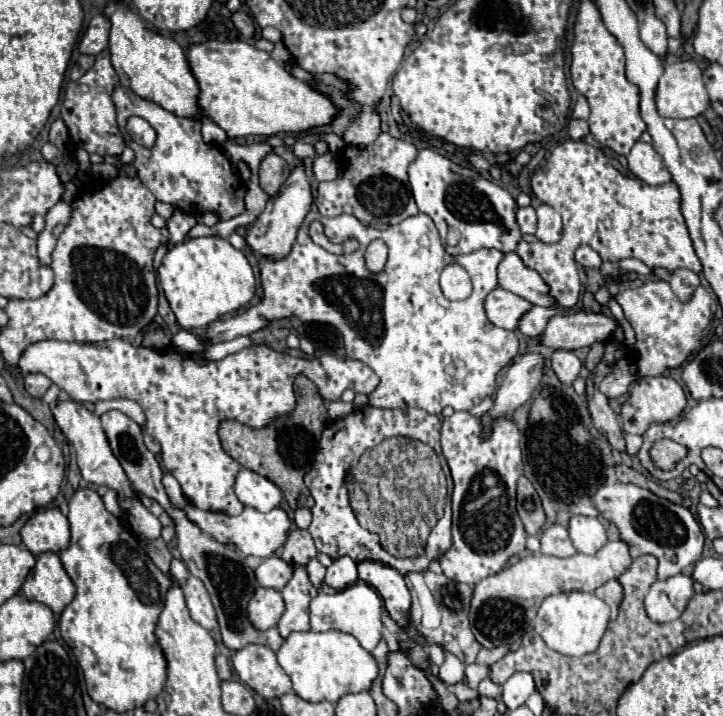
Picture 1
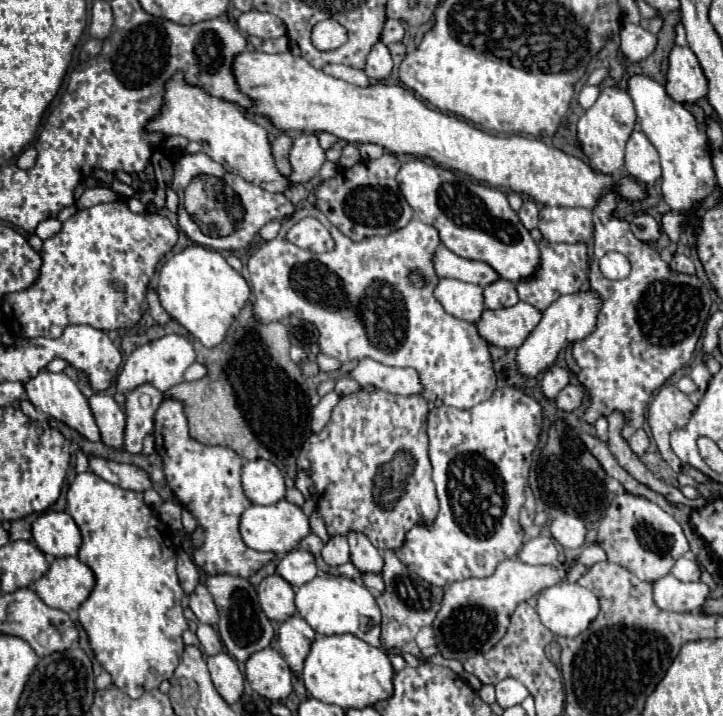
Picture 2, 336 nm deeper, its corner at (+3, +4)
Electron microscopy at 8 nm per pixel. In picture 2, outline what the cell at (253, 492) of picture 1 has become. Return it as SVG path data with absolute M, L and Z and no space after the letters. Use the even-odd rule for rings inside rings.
M262 458L244 464L242 486L252 504L276 504L286 494L286 484L280 468Z

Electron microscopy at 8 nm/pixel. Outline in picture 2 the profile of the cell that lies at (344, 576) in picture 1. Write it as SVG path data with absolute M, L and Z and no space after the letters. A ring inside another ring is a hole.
M330 536L330 540L322 548L322 558L330 566L338 566L350 560L350 548L344 536Z

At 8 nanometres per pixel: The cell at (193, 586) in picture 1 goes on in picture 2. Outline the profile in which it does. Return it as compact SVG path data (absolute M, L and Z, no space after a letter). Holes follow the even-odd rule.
M198 584L196 590L190 594L188 606L202 624L214 626L218 622L218 610L216 610L216 604L214 604L214 598L204 584Z

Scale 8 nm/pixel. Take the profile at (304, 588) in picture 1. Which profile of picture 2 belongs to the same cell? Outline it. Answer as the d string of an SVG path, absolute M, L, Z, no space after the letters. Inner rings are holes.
M300 616L288 618L278 632L278 646L296 678L302 678L302 666L310 652L314 636L316 632Z

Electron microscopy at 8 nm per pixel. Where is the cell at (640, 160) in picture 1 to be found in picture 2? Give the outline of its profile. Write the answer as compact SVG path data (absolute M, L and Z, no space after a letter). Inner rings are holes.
M632 132L626 144L626 170L642 184L654 184L660 176L660 158L644 132Z

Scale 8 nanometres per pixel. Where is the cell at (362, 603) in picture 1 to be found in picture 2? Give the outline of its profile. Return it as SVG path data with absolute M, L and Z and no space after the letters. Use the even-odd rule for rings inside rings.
M318 574L296 590L296 608L318 634L354 634L372 646L380 646L380 608L362 584L346 576Z

